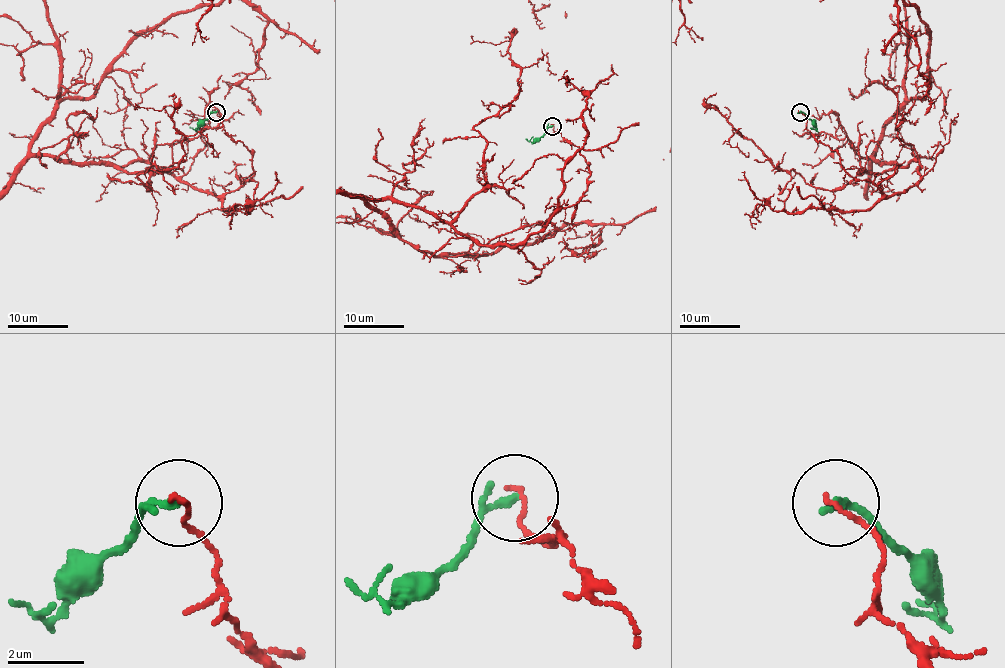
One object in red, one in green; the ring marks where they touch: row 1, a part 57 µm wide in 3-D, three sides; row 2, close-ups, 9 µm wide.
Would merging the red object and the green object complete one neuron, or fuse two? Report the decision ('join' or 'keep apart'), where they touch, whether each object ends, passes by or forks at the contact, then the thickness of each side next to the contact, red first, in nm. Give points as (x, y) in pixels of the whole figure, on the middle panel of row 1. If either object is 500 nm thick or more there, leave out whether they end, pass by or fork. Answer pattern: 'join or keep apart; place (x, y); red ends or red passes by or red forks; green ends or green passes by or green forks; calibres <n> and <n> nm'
keep apart; place (552, 126); red ends; green passes by; calibres 130 and 150 nm

